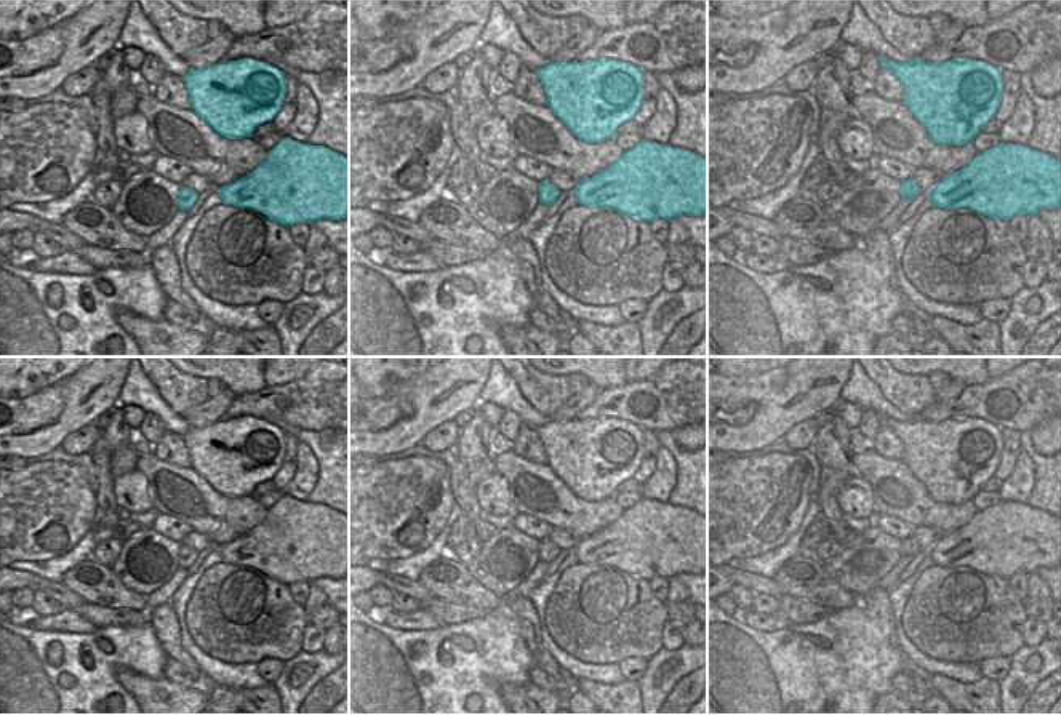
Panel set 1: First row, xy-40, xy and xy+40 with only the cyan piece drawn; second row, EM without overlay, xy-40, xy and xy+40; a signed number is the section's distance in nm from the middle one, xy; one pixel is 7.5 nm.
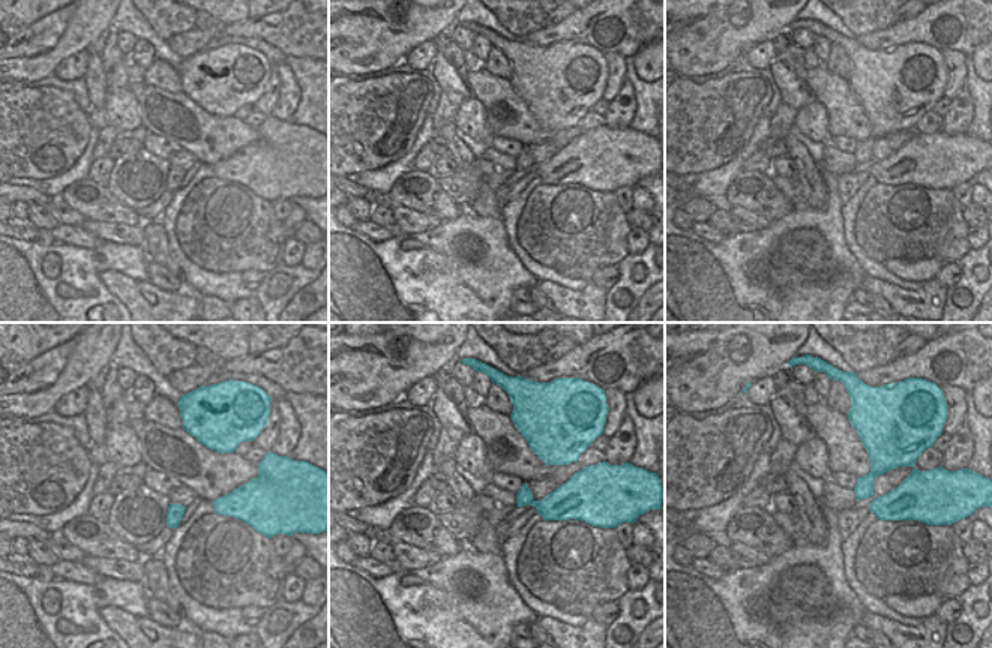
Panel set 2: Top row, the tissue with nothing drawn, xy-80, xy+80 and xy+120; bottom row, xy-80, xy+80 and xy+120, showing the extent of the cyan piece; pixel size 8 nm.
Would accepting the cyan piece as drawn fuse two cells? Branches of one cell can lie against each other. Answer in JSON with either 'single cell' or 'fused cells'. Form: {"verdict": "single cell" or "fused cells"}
{"verdict": "single cell"}

